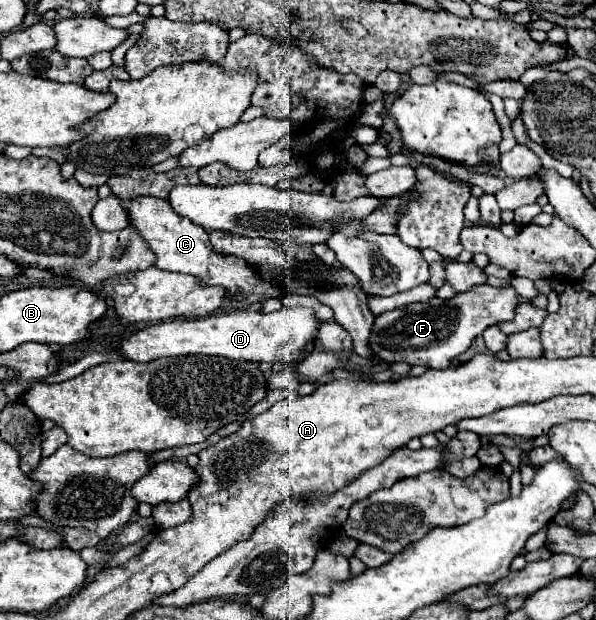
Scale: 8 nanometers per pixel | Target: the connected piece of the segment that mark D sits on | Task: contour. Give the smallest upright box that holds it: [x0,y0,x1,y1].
[119,308,319,364]

